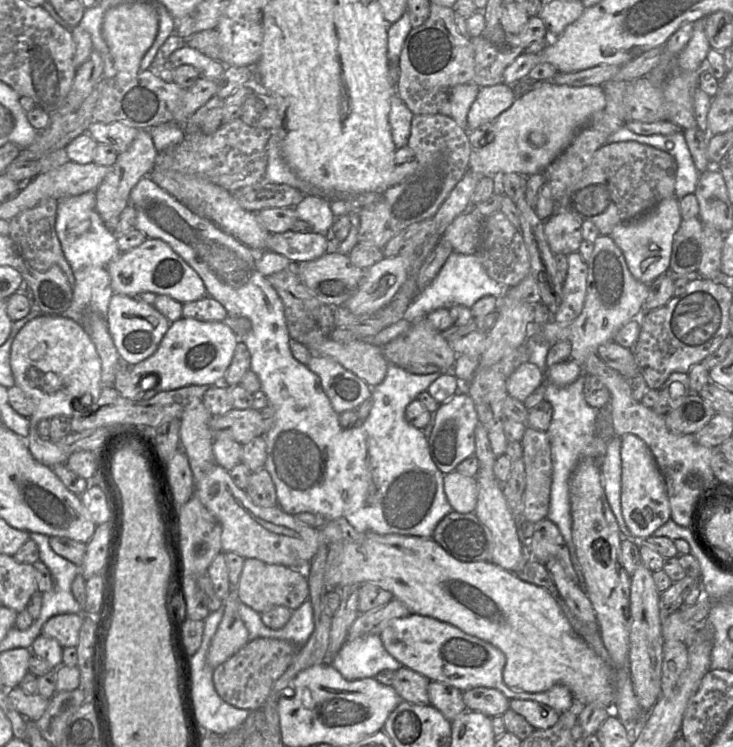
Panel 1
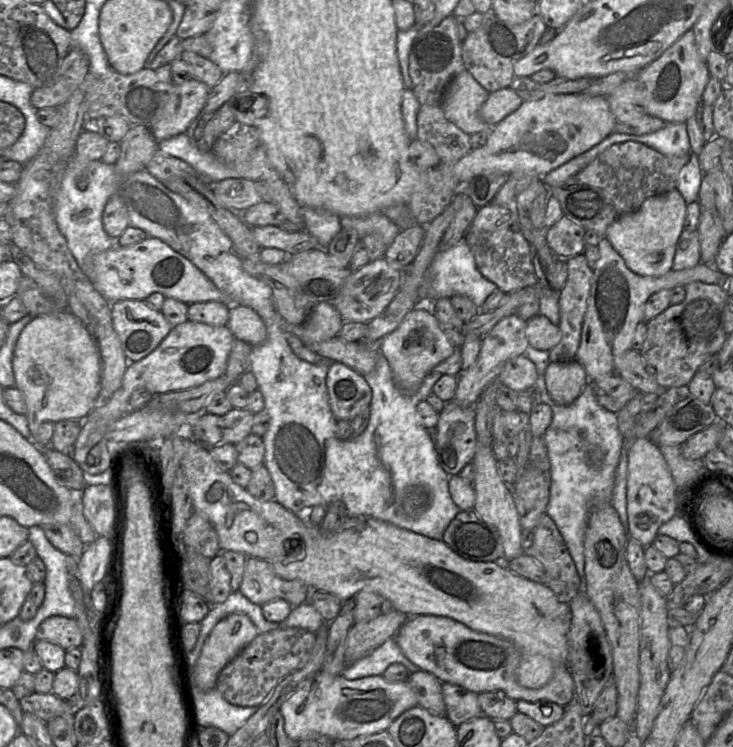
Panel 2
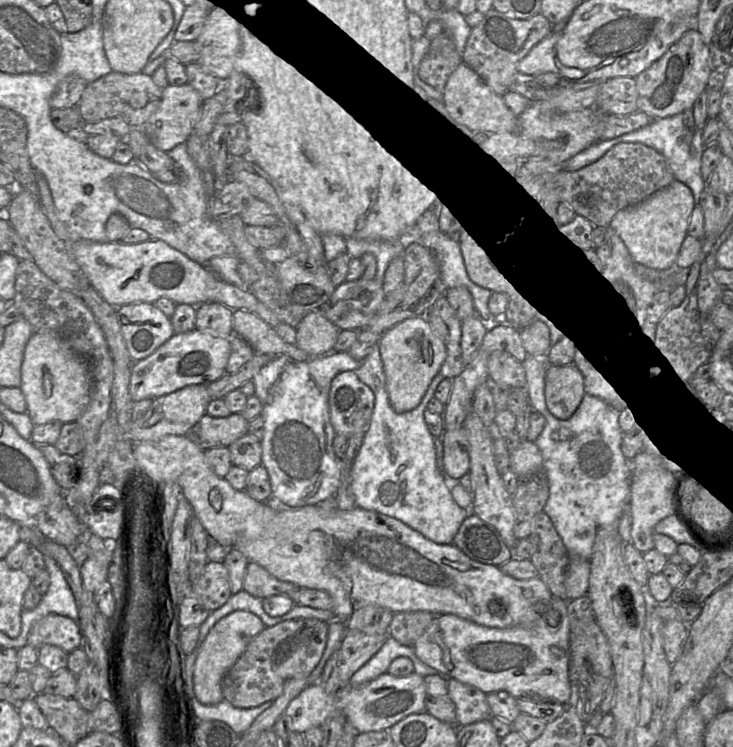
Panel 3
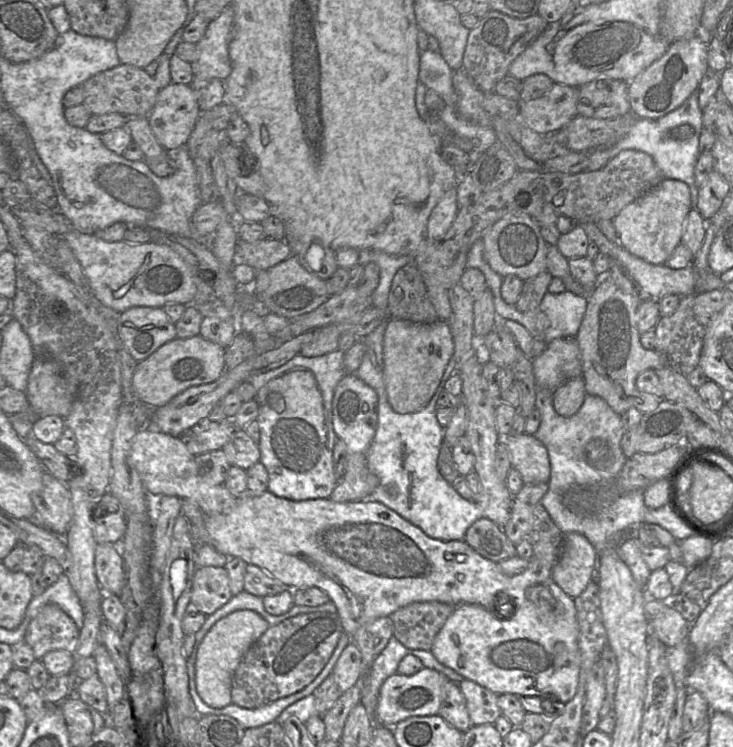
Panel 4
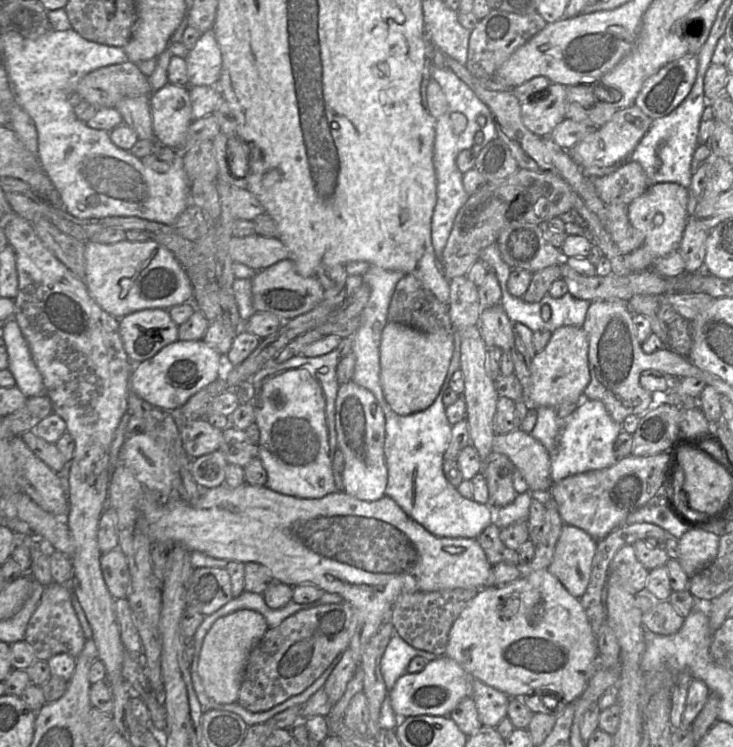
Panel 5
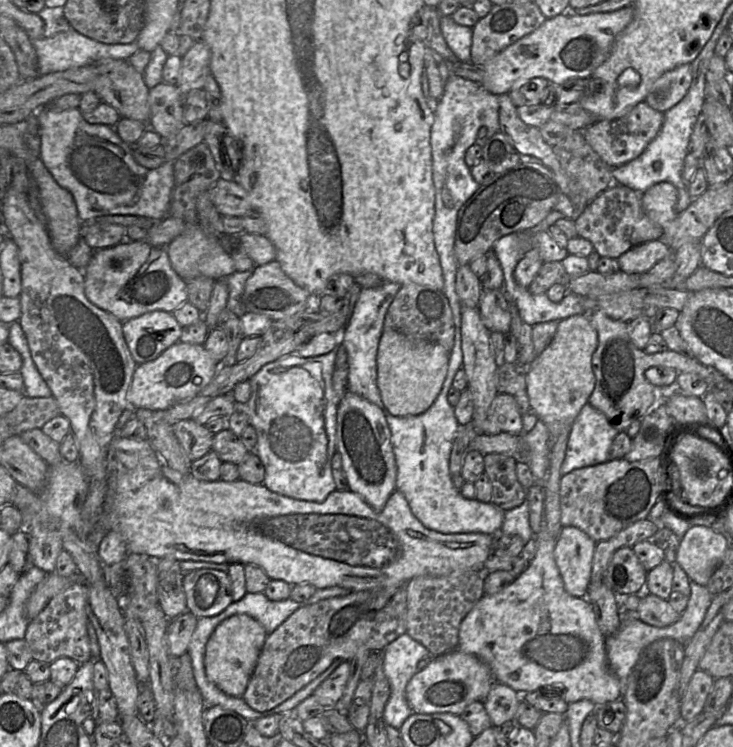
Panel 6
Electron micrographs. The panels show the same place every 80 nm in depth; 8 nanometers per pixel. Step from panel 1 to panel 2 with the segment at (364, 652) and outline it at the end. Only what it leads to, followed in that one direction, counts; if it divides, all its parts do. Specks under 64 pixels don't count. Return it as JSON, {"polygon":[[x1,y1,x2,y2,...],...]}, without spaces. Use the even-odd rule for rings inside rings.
{"polygon":[[390,638,370,655,349,666,345,666,342,676,347,680,356,680,369,676,383,675,388,666,393,663,403,664,410,673,420,671,418,666,404,656,394,638]]}

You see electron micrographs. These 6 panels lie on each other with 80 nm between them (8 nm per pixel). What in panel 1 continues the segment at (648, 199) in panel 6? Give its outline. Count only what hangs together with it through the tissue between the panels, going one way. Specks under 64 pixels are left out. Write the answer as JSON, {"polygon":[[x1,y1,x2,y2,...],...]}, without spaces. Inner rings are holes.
{"polygon":[[672,196,660,201,640,217,613,228,609,236,622,251,628,269,636,280,651,284,669,270,674,237,681,221,679,199]]}

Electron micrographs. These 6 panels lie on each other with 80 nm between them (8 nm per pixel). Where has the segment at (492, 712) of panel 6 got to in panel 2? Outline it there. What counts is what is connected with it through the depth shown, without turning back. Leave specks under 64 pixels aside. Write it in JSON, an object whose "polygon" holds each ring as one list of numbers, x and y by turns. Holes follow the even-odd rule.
{"polygon":[[442,683,442,694,446,707,445,715,454,726,457,727,482,714,478,693,453,683]]}

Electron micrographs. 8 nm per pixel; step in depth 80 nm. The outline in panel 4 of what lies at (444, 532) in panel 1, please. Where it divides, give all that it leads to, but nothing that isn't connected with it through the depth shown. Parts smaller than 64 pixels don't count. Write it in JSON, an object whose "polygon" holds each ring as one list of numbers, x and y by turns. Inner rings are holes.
{"polygon":[[485,517,467,529,463,540,479,555,494,563,517,555,515,545,508,540,503,528]]}

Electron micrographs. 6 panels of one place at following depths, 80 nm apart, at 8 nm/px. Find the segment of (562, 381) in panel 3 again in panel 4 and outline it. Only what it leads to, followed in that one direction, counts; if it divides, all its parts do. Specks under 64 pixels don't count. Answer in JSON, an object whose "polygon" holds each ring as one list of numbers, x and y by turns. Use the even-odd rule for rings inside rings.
{"polygon":[[583,376,572,378,553,392,555,411,563,417,571,417,581,408,586,397]]}

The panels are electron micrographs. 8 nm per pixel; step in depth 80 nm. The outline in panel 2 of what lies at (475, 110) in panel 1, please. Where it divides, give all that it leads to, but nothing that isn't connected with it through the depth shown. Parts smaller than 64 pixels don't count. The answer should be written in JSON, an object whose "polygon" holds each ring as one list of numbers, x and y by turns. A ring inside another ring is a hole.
{"polygon":[[511,87,502,88,489,93,487,100,479,110,479,116,493,126,516,111,522,102,523,99]]}

